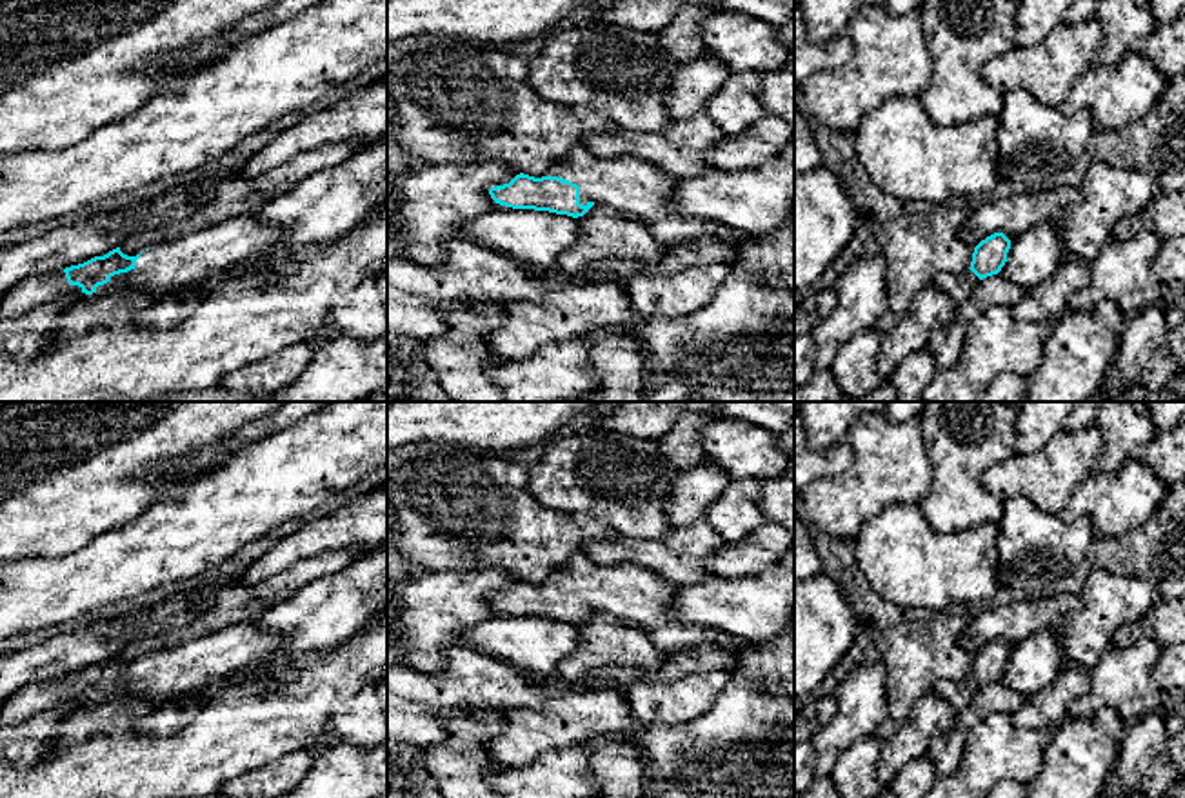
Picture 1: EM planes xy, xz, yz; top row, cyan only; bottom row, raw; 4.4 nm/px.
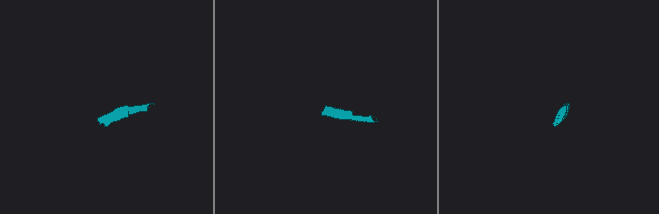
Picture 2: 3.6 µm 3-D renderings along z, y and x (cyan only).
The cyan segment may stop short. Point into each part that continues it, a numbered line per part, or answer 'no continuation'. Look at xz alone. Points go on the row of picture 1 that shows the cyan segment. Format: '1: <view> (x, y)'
1: xz (635, 188)

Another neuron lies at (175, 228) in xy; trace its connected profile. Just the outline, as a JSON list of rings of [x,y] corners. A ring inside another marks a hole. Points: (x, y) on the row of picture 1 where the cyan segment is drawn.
[[[334,142],[294,155],[280,167],[254,178],[225,178],[216,198],[202,202],[191,213],[162,222],[158,227],[147,225],[120,245],[127,256],[136,256],[145,249],[182,238],[198,229],[216,225],[227,218],[258,209],[274,196],[293,189],[309,175],[338,165],[363,149],[362,142]]]

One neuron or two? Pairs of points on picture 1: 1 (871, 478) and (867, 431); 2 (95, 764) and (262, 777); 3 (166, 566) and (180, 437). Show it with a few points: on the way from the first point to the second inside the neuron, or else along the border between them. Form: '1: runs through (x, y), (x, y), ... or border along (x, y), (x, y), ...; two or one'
1: runs through (871, 468), (871, 442); one
2: border along (280, 758), (229, 778); two
3: border along (213, 469), (189, 482), (175, 484), (142, 513); two

